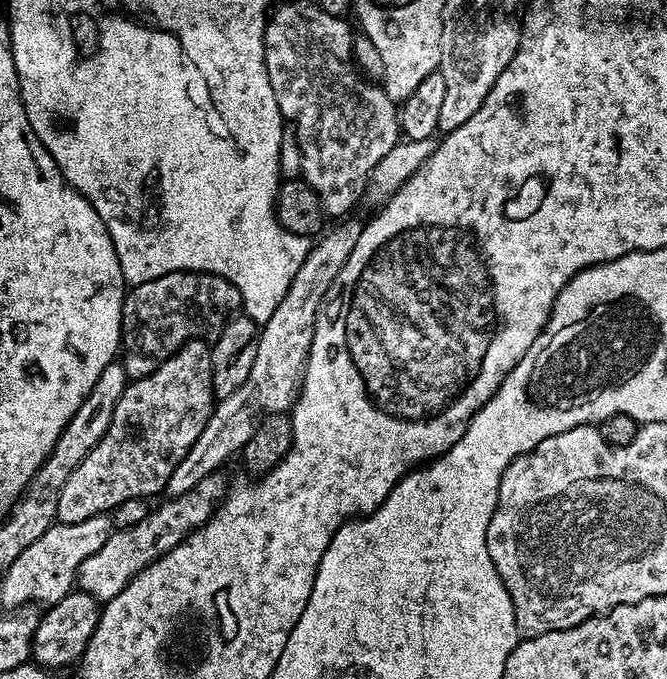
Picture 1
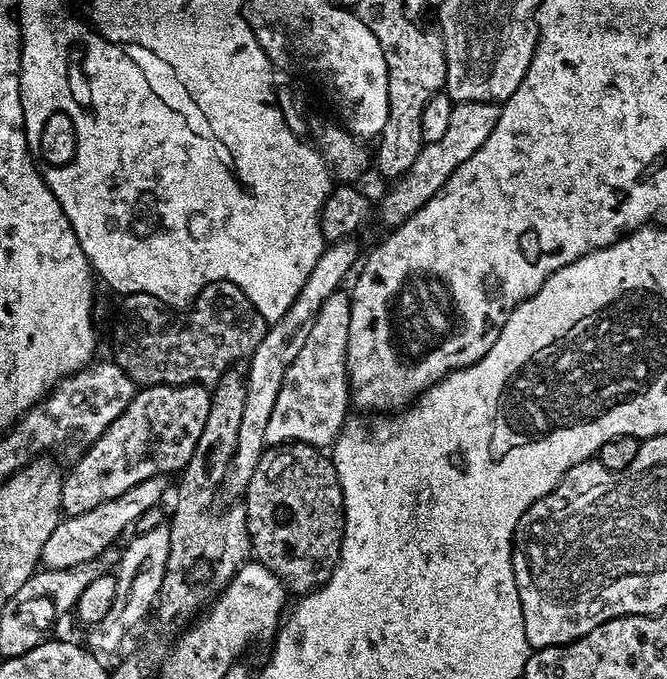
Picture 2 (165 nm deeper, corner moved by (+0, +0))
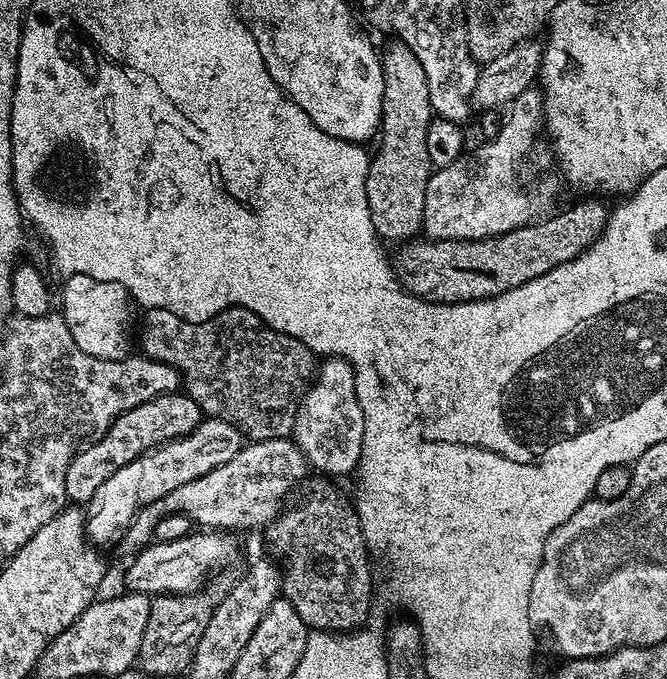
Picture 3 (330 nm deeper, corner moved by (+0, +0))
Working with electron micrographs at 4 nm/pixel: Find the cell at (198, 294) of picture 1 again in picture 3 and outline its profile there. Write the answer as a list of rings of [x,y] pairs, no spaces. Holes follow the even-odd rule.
[[[229,306],[209,320],[187,320],[165,308],[150,308],[143,314],[143,355],[175,365],[182,377],[183,391],[196,400],[201,413],[229,420],[245,433],[257,432],[255,435],[260,438],[291,433],[296,405],[318,368],[317,353],[311,348],[290,334],[274,330],[258,314],[245,308]]]

